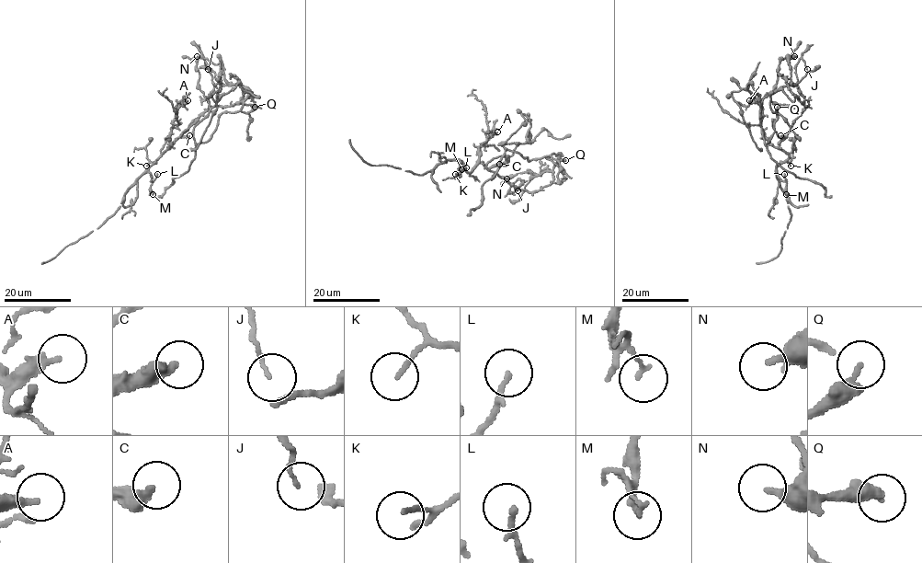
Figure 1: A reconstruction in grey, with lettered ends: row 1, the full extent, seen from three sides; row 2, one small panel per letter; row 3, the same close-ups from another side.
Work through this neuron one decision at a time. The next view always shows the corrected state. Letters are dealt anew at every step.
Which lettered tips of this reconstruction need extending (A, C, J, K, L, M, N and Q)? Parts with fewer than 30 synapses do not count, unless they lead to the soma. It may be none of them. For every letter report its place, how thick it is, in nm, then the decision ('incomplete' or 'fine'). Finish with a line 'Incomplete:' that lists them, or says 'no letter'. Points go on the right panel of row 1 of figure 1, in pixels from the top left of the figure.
A: (749, 100) | 260 nm | incomplete
C: (780, 135) | 360 nm | incomplete
J: (807, 69) | 90 nm | fine
K: (791, 166) | 120 nm | fine
L: (784, 174) | 180 nm | fine
M: (786, 194) | 130 nm | fine
N: (794, 56) | 280 nm | fine
Q: (777, 107) | 320 nm | fine
Incomplete: A, C

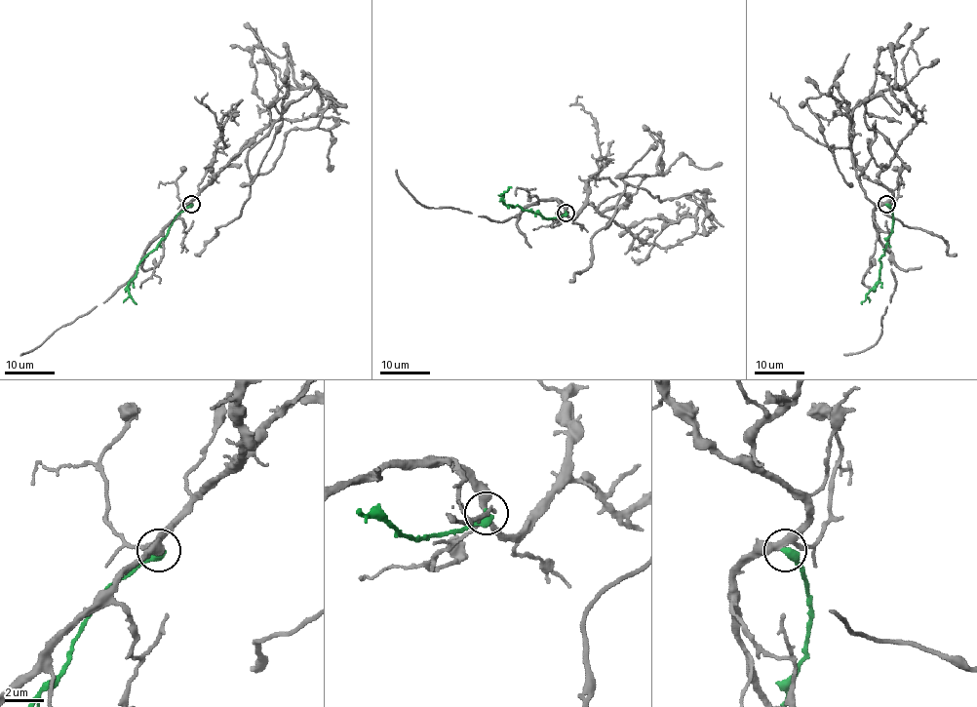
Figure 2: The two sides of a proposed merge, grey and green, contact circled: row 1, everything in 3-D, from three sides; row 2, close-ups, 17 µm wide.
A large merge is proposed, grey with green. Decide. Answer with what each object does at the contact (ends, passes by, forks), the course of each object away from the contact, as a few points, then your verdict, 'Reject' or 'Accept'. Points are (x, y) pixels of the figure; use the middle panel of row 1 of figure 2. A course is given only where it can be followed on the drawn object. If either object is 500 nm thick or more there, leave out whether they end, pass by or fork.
At the ring grey forks. At the ring green ends. Course of grey: (566, 212), (592, 205), (648, 244), (693, 234), (704, 192), (622, 179), (656, 174), (654, 133), (615, 177). Course of green: (566, 212), (548, 218), (519, 206), (507, 206), (503, 193), (511, 187). Reject

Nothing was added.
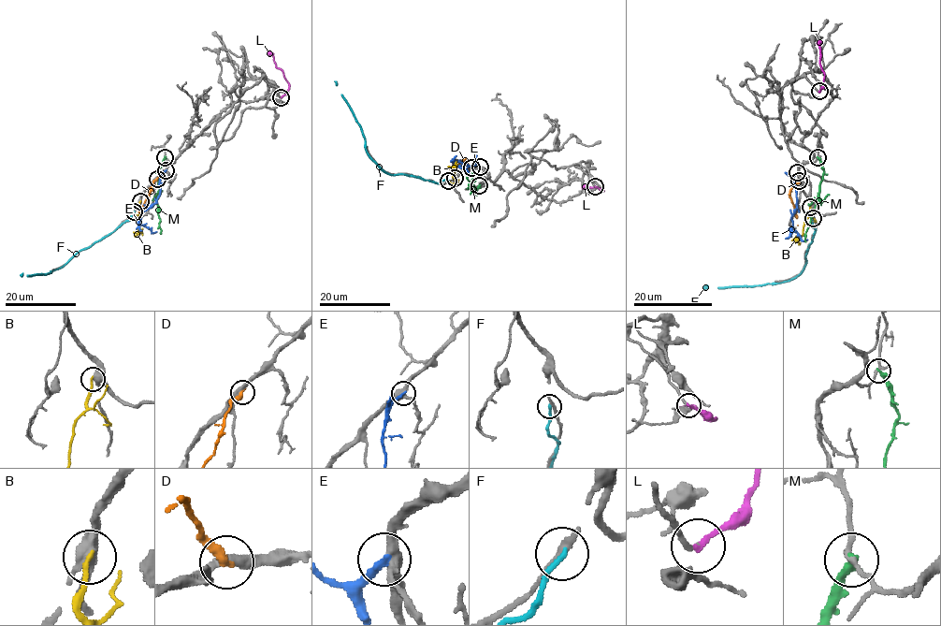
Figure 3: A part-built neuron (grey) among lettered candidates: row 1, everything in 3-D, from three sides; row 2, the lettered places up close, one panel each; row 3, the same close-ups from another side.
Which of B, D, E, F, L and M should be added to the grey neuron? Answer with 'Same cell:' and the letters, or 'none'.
Same cell: L

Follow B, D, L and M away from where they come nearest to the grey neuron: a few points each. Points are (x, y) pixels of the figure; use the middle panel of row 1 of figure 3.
B: (455, 179), (454, 169), (448, 167)
D: (471, 167), (465, 160), (450, 167)
L: (595, 186), (603, 191), (596, 186), (582, 188)
M: (479, 184), (472, 190), (475, 174)

